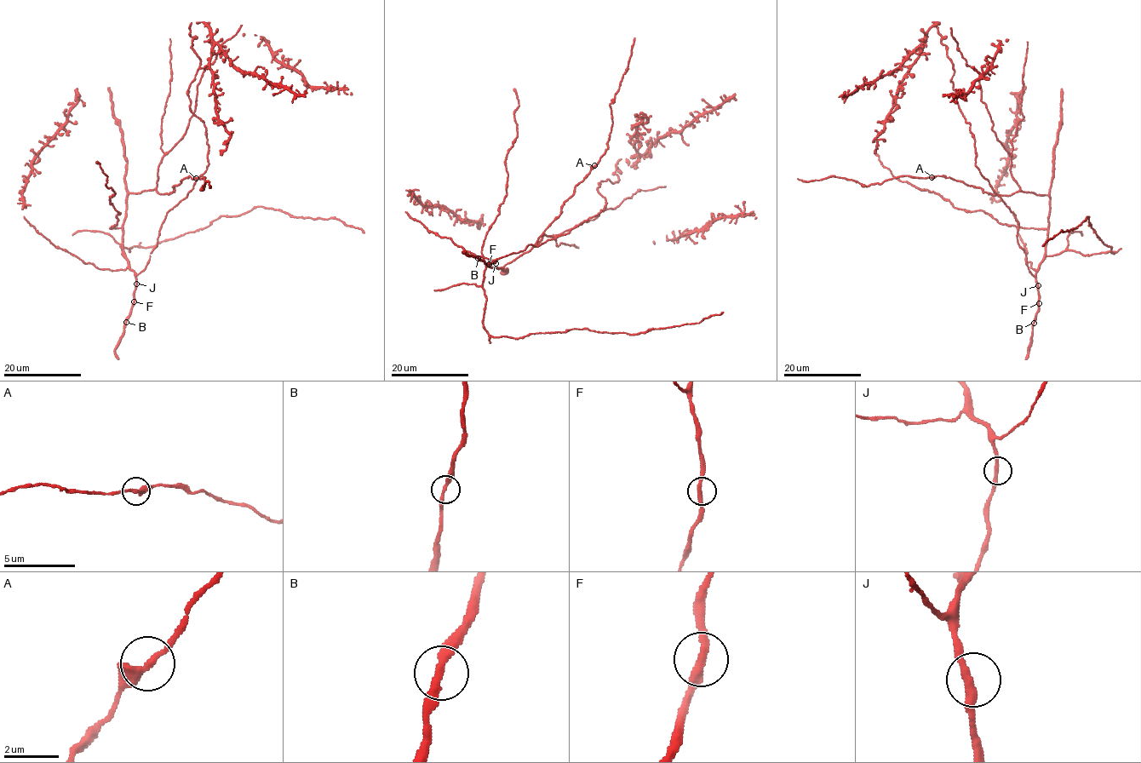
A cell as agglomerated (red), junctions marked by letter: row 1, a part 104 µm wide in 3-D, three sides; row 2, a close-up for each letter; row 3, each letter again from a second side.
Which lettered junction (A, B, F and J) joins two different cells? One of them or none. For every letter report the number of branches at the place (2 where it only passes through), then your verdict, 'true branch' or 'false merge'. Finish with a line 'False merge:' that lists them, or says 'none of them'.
A: branches 2; true branch
B: branches 2; true branch
F: branches 2; true branch
J: branches 2; true branch
False merge: none of them

